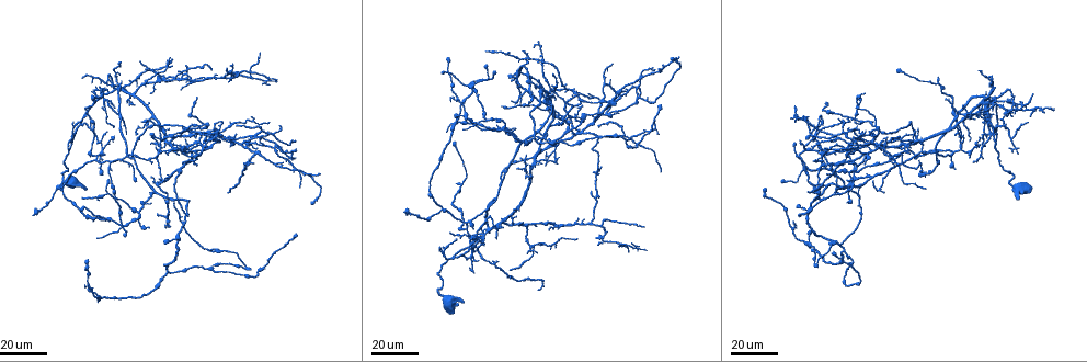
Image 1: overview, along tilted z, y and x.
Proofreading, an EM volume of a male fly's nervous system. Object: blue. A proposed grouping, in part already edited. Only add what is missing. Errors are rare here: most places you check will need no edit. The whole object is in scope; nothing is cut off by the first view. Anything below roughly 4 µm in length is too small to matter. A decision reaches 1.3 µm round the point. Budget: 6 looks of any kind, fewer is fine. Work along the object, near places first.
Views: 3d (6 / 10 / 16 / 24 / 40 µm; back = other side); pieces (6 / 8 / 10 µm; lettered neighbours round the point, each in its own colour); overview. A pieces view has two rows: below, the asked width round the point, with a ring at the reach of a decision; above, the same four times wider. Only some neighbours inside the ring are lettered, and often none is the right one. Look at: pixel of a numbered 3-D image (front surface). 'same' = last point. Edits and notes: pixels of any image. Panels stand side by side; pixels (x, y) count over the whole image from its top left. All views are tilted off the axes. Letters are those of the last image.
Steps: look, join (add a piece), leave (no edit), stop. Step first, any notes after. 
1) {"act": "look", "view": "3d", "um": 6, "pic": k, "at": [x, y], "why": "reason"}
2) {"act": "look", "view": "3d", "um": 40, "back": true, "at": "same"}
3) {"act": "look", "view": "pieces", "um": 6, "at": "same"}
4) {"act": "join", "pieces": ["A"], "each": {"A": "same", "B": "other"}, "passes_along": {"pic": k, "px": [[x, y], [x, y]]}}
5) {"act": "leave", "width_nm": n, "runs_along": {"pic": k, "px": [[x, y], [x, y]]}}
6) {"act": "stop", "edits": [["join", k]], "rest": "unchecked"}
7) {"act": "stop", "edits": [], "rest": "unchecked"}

{"act": "look", "view": "3d", "um": 24, "pic": 1, "at": [115, 126], "why": "free end"}

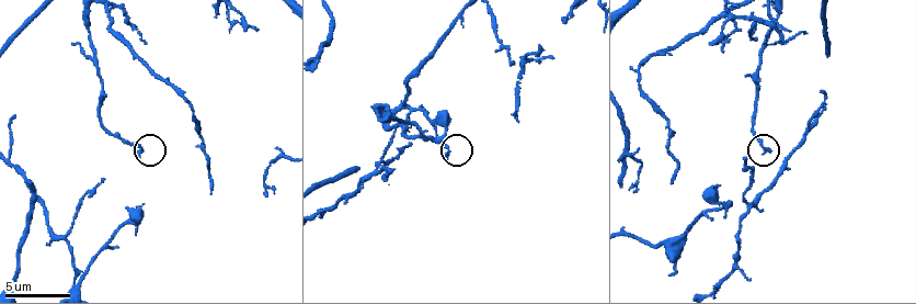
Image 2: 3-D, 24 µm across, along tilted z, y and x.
{"act": "look", "view": "pieces", "um": 6, "pic": 2, "at": [449, 156]}

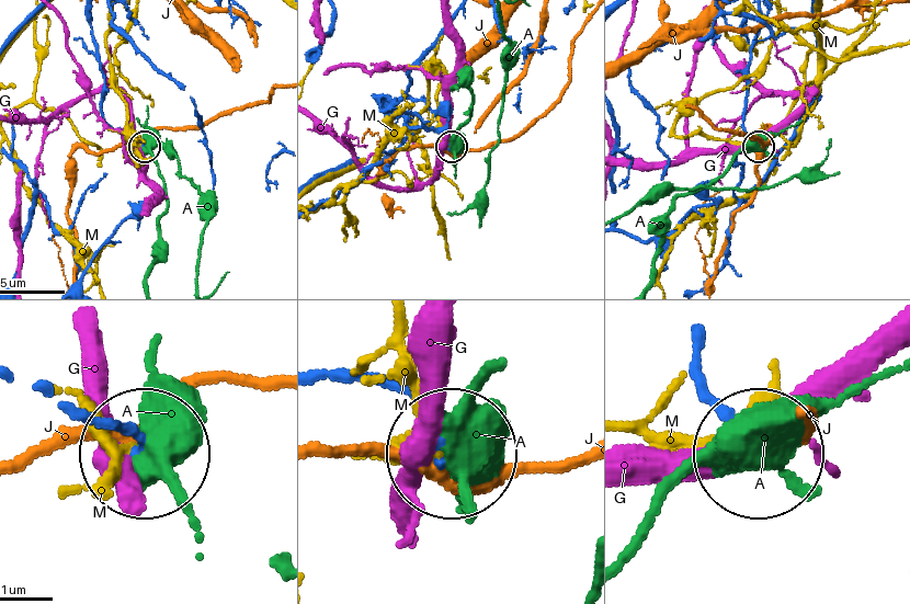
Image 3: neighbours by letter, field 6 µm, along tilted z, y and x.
{"act": "leave", "each": {"A": "other", "G": "other", "J": "other", "M": "other"}, "found": "no lettered piece goes on from it"}

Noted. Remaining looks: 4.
{"act": "look", "view": "3d", "um": 40, "pic": 1, "at": [464, 128], "why": "branch stops here"}

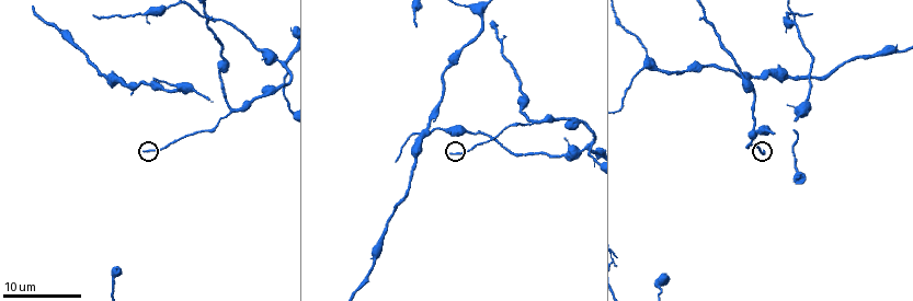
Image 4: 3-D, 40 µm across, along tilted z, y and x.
{"act": "look", "view": "pieces", "um": 8, "pic": 4, "at": [764, 150]}

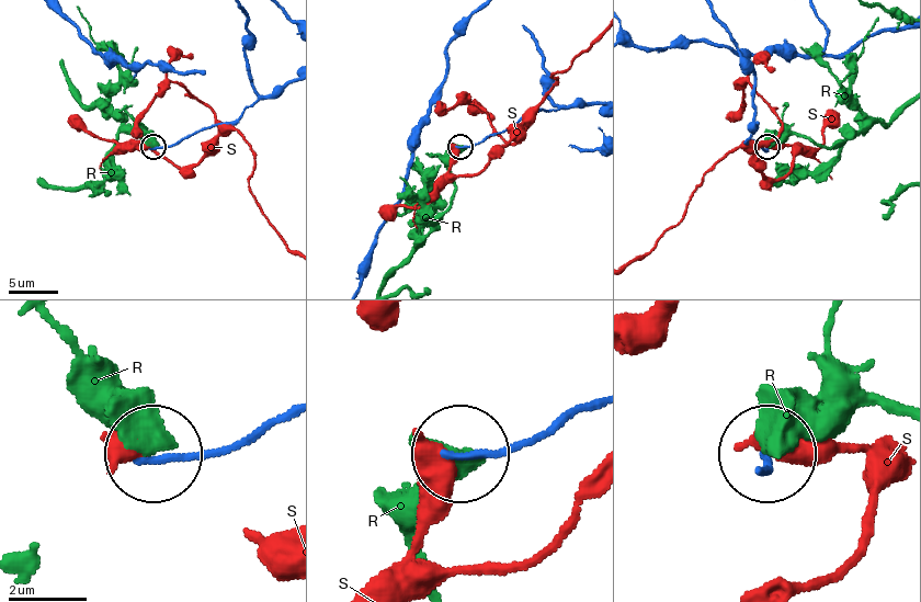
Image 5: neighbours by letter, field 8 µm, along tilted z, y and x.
{"act": "leave", "each": {"R": "other", "S": "other"}, "runs_along": {"pic": 5, "px": [[286, 411], [226, 446], [160, 457]]}, "found": "none of them fits"}

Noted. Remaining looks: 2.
{"act": "look", "view": "3d", "um": 24, "pic": 1, "at": [189, 215], "why": "end of a long branch"}

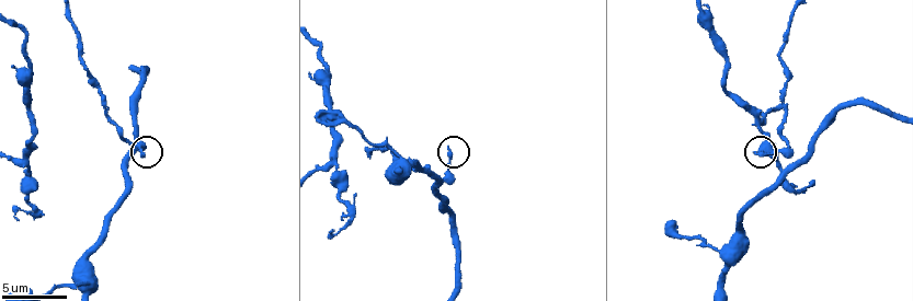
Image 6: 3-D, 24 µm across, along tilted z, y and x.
{"act": "look", "view": "pieces", "um": 10, "pic": 6, "at": [141, 156]}

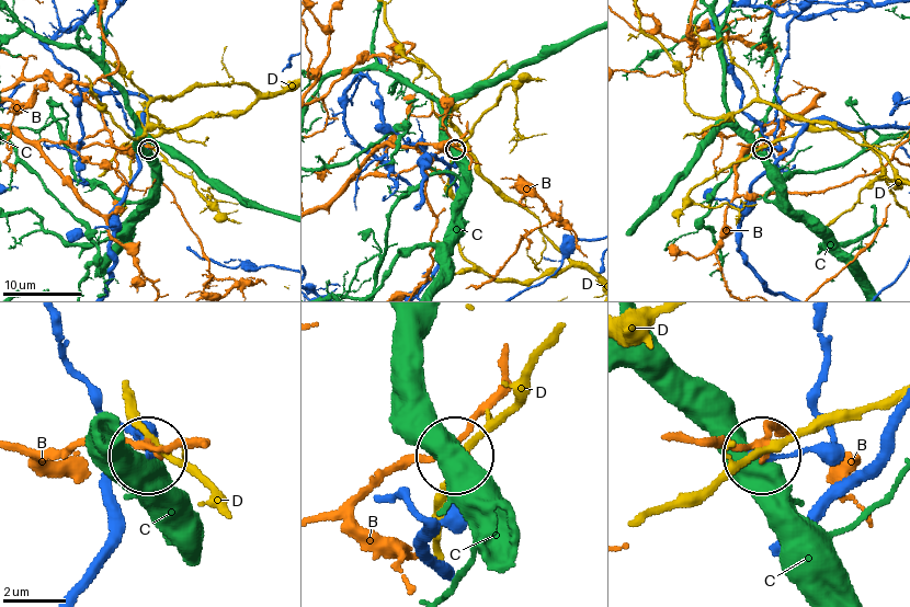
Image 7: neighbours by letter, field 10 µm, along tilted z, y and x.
{"act": "leave", "width_nm": 190, "each": {"B": "other", "C": "other", "D": "other"}, "runs_along": {"pic": 7, "px": [[54, 322], [69, 374], [146, 451]]}, "found": "none of them fits"}

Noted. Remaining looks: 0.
{"act": "stop", "edits": [], "rest": "unchecked"}

